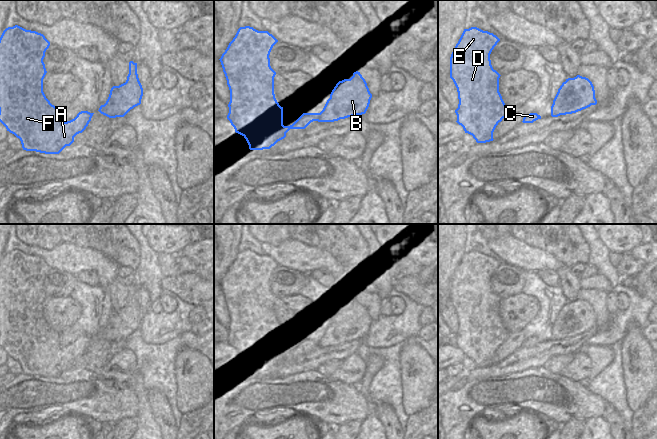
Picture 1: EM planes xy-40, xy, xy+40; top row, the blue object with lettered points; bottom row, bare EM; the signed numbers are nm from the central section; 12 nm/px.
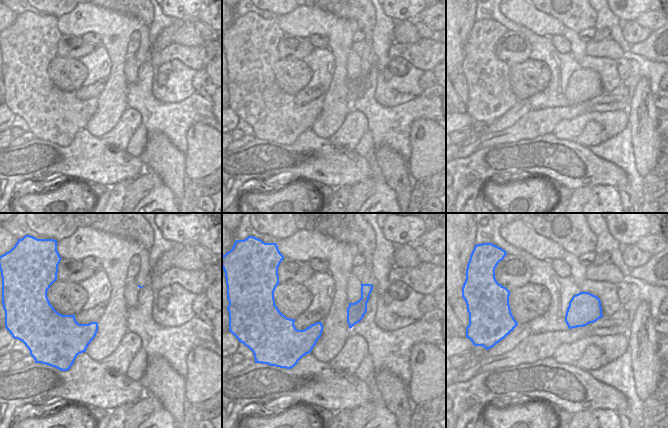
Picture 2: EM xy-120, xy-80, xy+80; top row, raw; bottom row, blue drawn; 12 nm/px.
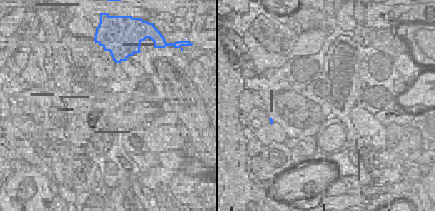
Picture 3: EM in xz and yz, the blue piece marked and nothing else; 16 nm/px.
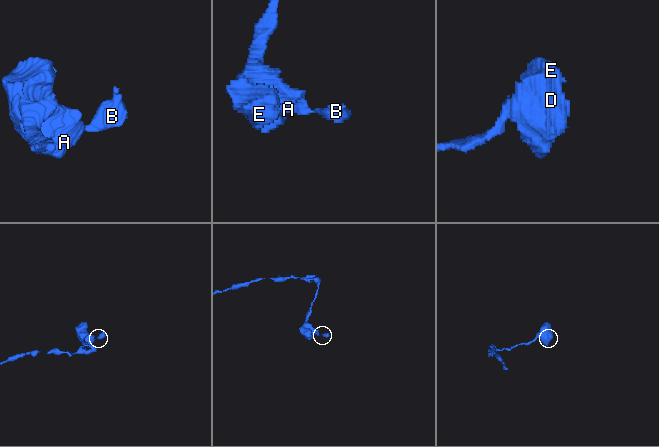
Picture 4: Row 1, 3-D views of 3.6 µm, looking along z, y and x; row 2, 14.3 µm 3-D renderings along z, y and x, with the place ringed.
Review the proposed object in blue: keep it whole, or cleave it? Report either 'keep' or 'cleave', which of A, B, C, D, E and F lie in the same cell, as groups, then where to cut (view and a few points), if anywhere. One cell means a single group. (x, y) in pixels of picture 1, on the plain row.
cleave; groups A C D E F / B; cut xy (319, 337), (317, 344)

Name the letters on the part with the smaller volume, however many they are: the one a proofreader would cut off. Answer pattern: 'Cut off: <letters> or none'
Cut off: B

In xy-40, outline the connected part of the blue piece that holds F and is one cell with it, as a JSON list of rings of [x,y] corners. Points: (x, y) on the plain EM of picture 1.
[[[18,249],[6,252],[0,261],[0,346],[7,355],[20,363],[23,374],[45,378],[59,378],[66,370],[74,366],[74,361],[82,357],[94,337],[81,335],[67,346],[59,341],[59,332],[46,322],[43,316],[43,303],[47,297],[43,283],[50,266],[36,255],[26,254]]]

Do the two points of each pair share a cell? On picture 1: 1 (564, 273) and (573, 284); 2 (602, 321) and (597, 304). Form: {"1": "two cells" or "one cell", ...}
{"1": "one cell", "2": "one cell"}

